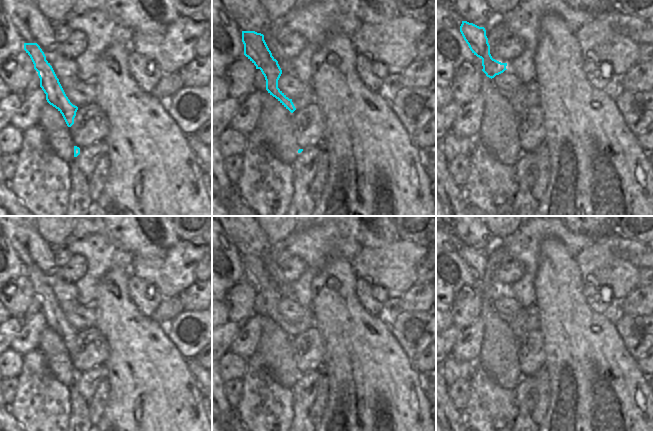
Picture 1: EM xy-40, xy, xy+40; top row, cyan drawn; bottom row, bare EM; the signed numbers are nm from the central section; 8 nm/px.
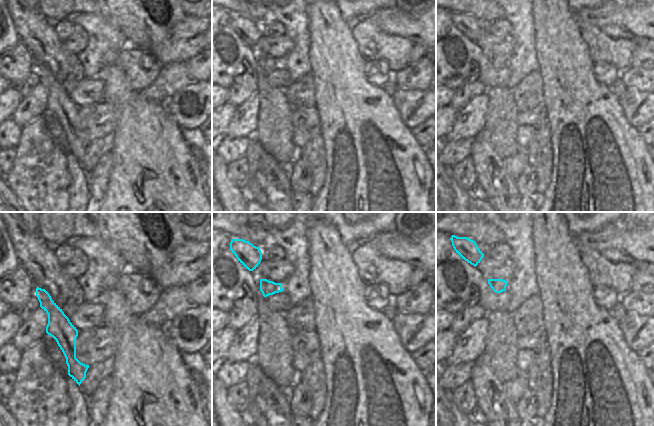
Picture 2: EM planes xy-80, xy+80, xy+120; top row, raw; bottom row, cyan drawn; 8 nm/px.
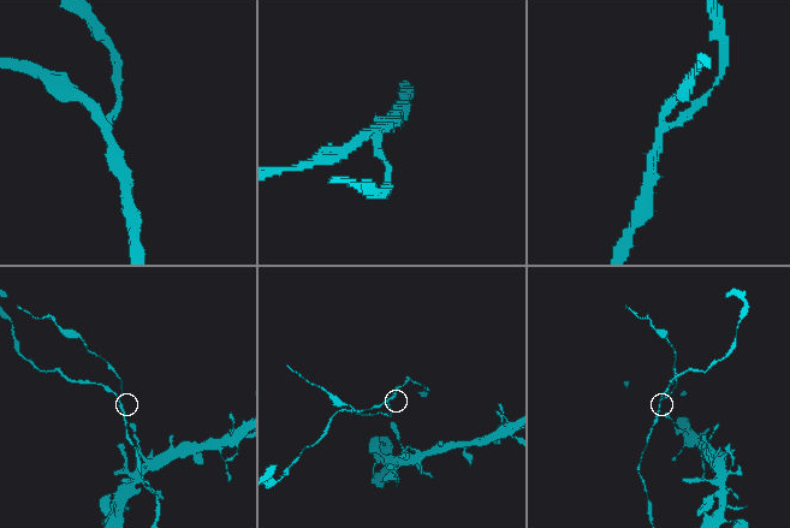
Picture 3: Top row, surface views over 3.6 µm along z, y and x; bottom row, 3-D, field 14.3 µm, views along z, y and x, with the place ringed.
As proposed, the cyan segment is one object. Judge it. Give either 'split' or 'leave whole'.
split

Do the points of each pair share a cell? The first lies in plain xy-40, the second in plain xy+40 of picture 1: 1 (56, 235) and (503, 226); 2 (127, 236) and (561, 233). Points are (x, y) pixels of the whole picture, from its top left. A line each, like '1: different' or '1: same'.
1: same
2: different

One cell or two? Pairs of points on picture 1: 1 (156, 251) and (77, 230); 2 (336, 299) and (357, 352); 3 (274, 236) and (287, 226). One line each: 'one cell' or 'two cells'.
1: one cell
2: one cell
3: one cell

